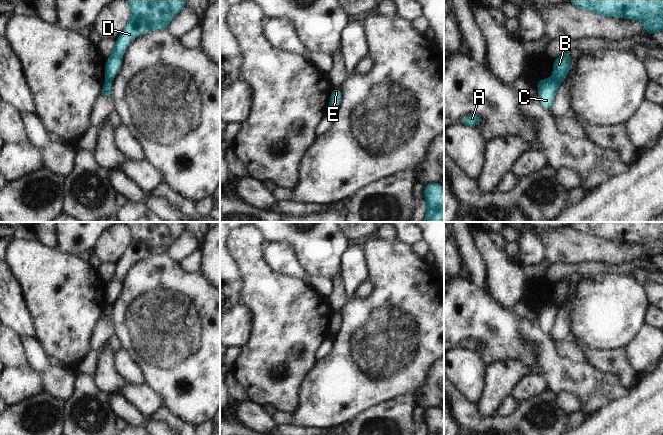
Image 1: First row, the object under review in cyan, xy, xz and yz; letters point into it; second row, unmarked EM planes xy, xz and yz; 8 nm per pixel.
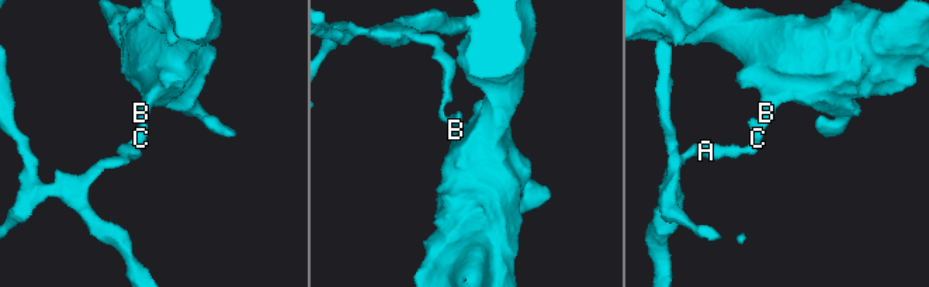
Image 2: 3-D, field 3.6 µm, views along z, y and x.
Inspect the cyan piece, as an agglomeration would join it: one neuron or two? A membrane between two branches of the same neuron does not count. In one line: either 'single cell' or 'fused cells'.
fused cells

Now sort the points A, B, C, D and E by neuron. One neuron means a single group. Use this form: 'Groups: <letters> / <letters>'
Groups: A C E / B D

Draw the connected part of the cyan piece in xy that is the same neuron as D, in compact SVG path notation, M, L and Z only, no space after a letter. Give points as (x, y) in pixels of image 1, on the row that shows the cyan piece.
M126 0L131 17L116 39L116 46L105 65L106 81L117 75L128 44L151 30L167 30L170 21L186 7L186 0Z

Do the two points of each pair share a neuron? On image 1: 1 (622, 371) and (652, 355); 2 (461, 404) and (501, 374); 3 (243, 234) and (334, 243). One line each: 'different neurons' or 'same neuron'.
1: different neurons
2: different neurons
3: different neurons

